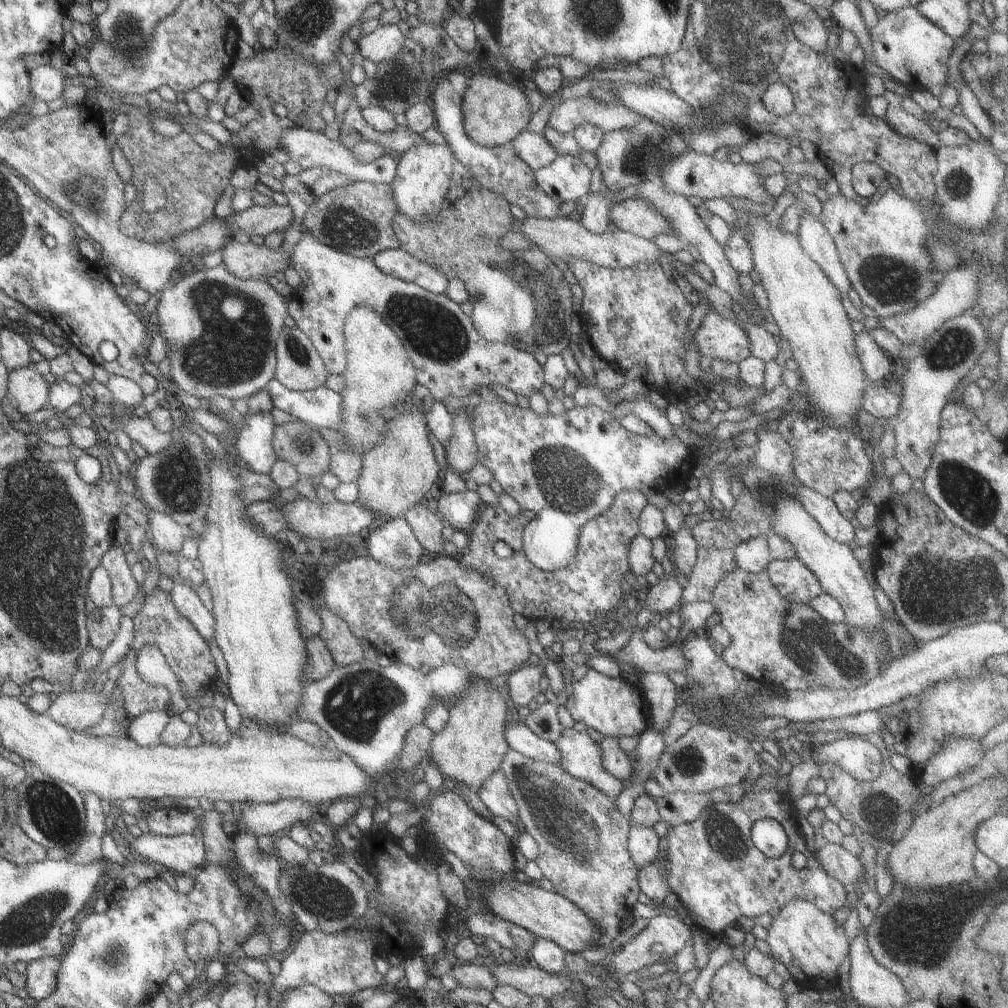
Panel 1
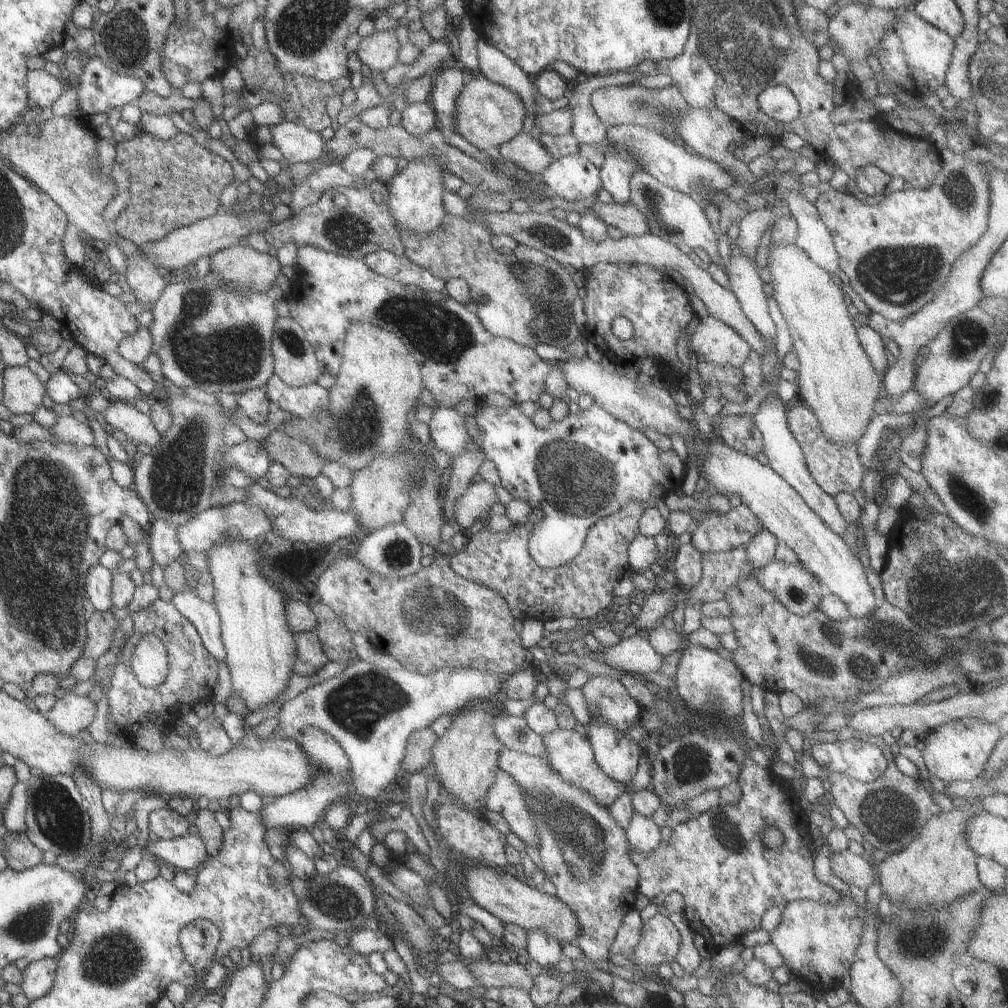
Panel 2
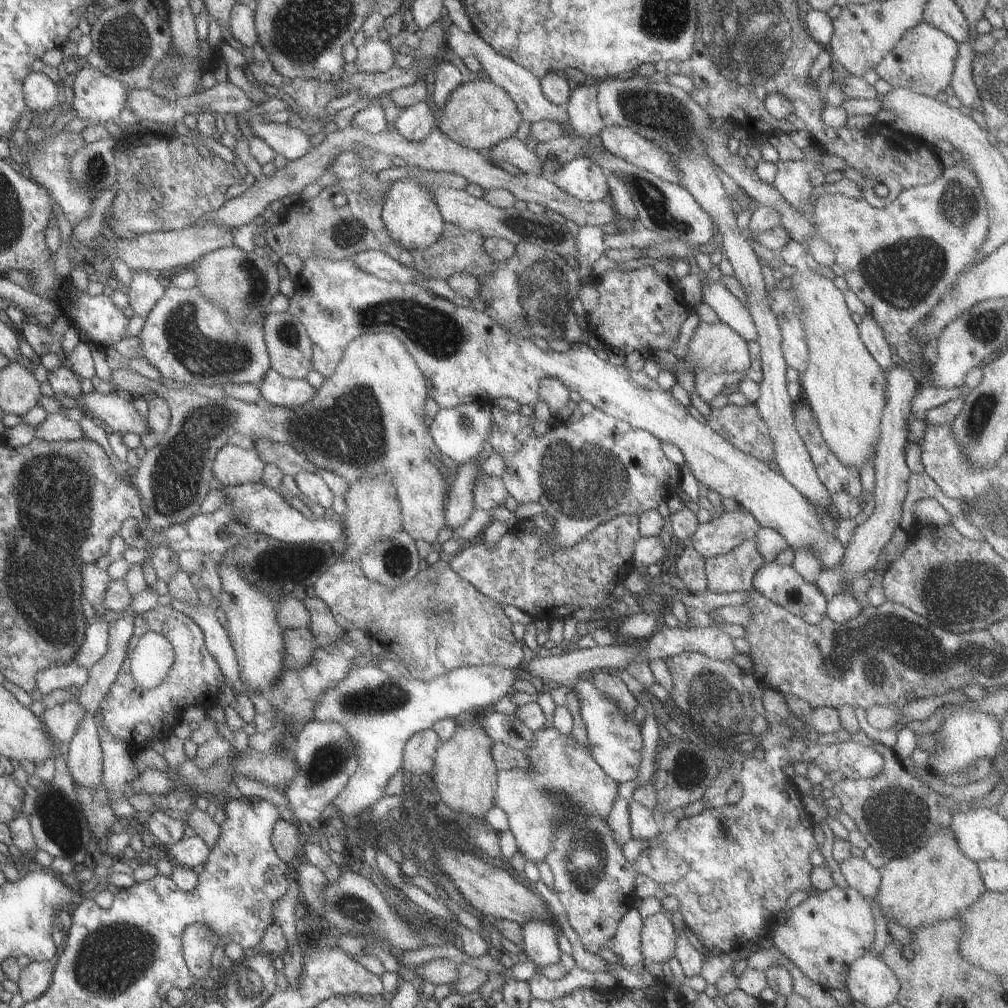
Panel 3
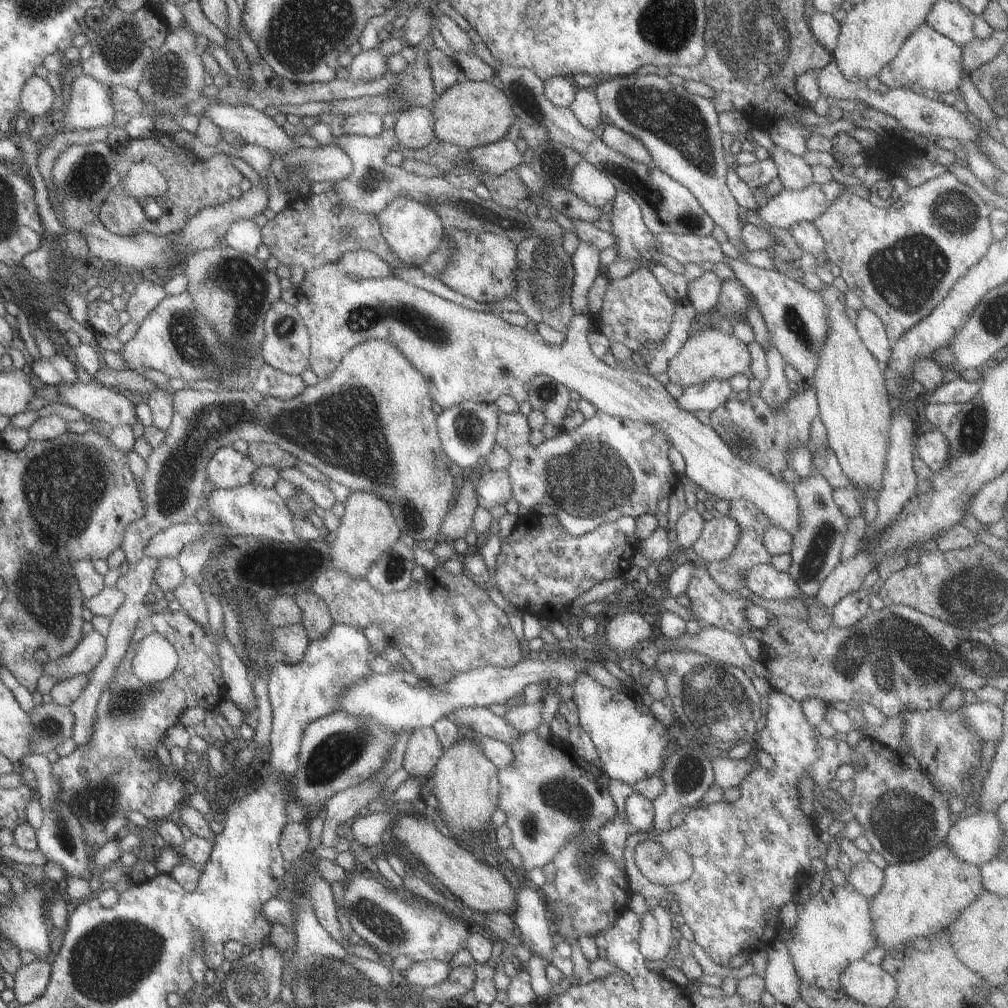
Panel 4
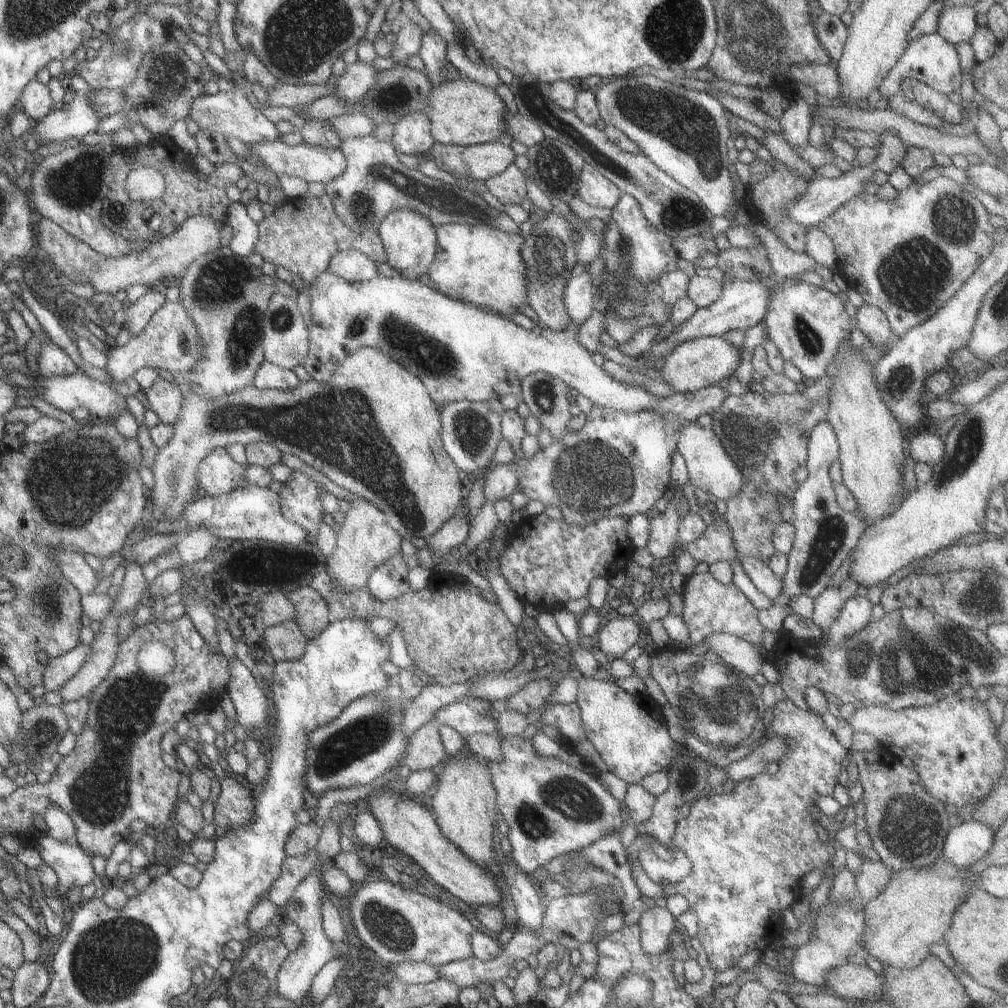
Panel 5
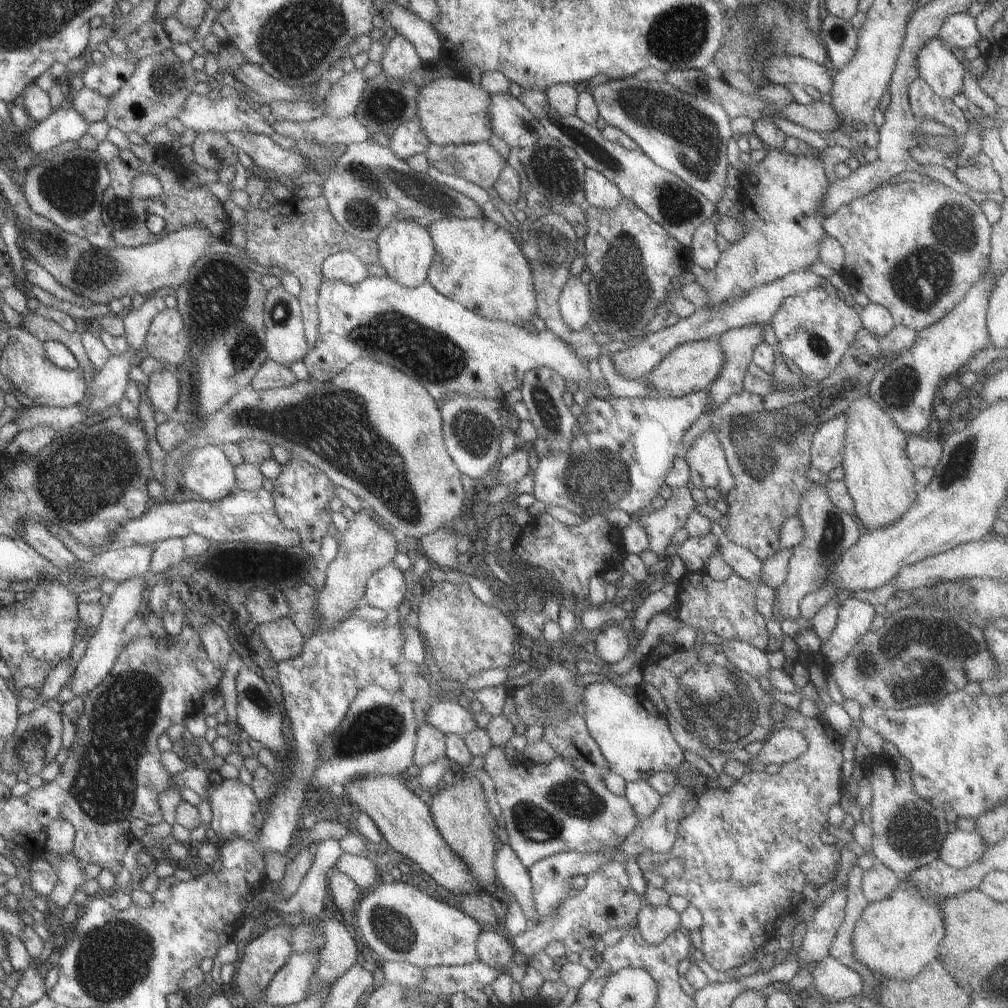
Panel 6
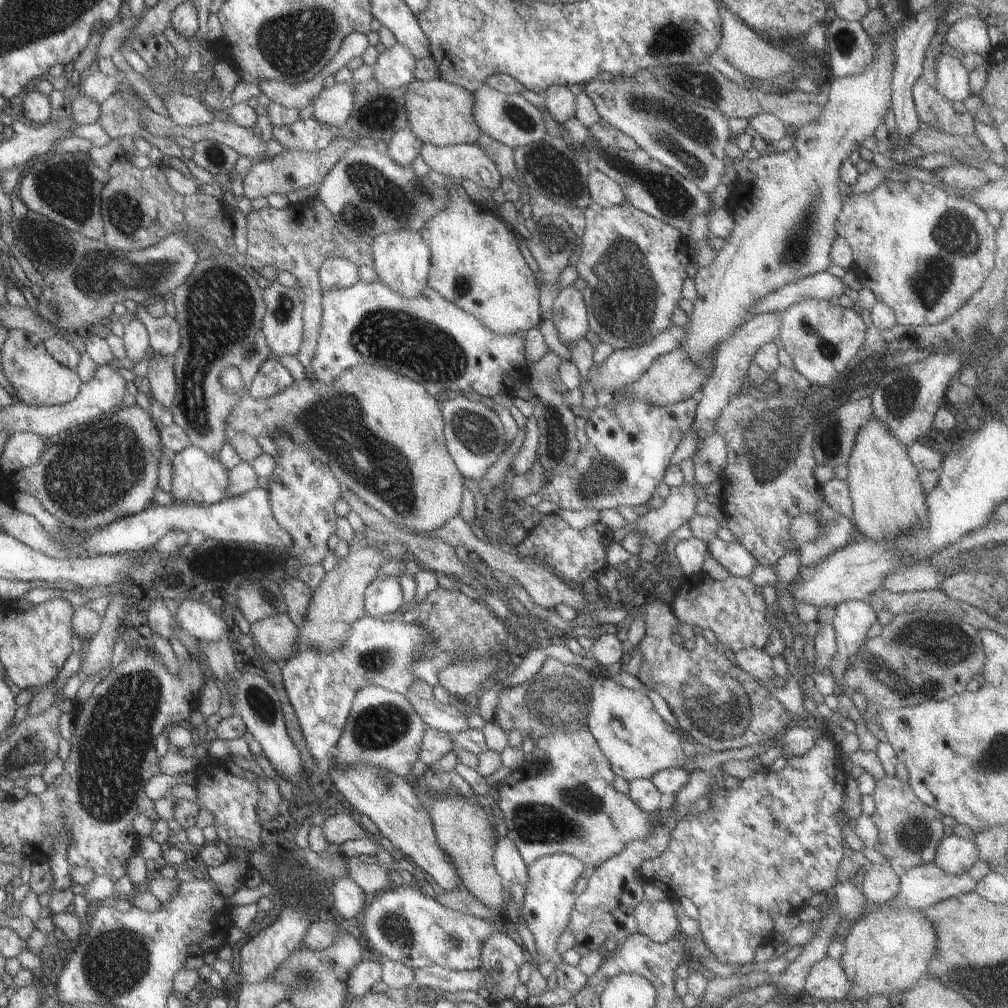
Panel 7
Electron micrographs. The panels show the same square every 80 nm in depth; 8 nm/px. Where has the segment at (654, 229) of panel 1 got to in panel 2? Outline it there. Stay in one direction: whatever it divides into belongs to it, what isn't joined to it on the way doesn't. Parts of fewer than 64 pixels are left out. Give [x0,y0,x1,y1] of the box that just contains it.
[590,200,648,236]

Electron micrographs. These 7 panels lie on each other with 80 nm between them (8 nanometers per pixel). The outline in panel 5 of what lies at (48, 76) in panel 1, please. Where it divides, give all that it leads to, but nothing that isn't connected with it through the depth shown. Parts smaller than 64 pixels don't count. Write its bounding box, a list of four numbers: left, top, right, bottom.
[17,78,52,122]

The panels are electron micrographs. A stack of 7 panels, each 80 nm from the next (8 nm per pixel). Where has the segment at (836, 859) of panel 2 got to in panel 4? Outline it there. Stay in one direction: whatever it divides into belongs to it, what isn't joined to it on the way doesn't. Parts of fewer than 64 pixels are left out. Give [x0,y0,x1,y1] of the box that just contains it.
[847,861,883,899]

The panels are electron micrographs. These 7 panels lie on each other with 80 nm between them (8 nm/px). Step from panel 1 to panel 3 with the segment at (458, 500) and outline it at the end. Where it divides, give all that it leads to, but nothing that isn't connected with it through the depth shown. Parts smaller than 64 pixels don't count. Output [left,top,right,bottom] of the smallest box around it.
[472,474,507,512]

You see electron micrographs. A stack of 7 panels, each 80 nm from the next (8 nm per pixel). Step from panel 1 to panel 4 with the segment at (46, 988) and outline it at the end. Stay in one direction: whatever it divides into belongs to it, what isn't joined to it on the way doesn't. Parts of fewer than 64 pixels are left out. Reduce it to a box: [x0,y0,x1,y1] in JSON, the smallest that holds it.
[12,959,51,1005]

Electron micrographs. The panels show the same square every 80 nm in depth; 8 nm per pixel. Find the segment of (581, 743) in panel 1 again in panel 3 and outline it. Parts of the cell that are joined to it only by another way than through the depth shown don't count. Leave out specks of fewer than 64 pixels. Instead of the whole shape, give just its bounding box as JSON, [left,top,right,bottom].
[492,727,617,865]

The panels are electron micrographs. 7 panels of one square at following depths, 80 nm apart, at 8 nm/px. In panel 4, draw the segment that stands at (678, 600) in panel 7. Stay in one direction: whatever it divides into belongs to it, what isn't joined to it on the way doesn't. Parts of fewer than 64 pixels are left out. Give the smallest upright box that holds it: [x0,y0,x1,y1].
[685,554,750,637]

